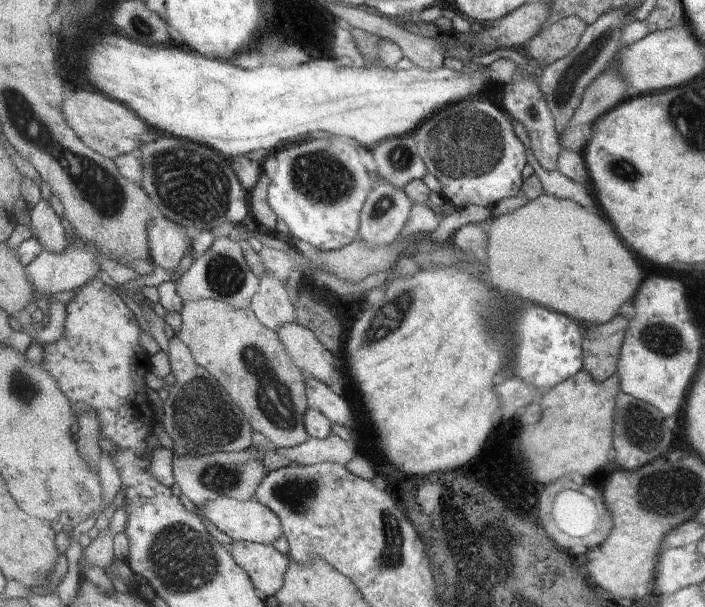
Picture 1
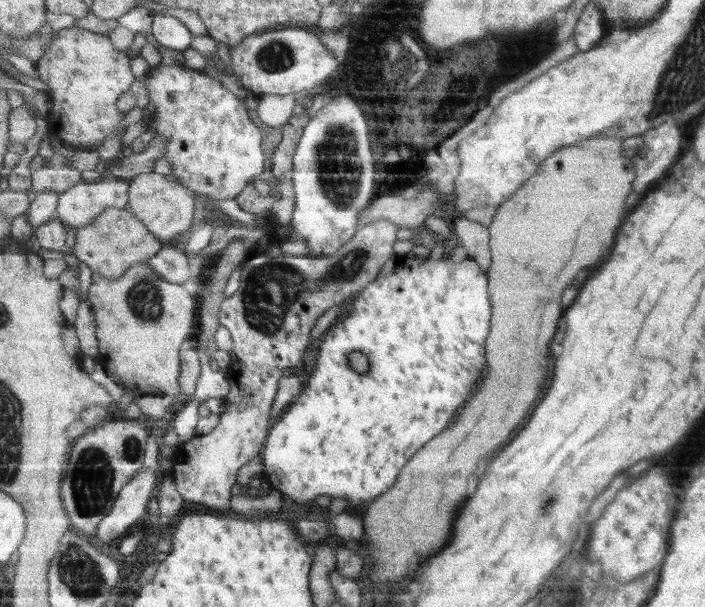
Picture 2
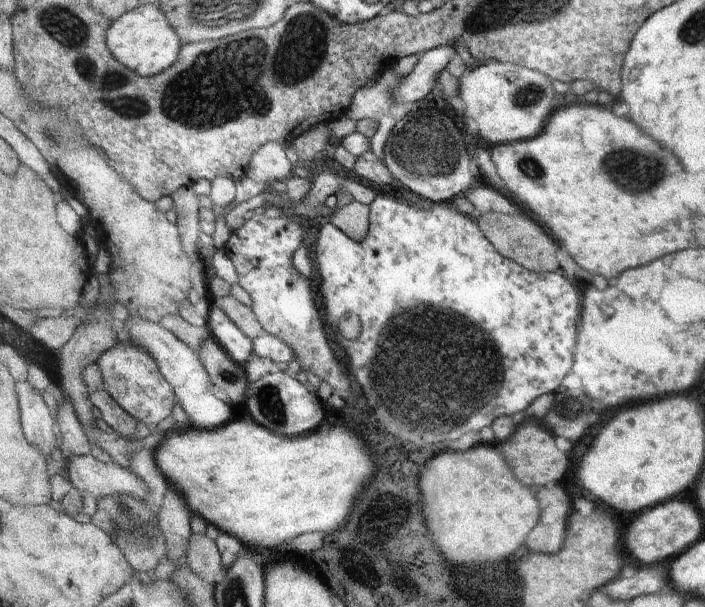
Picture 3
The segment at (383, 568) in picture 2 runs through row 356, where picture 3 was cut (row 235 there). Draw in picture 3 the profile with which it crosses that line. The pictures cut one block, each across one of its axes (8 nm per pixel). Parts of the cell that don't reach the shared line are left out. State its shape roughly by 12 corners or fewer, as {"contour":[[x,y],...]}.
{"contour":[[490,212],[477,220],[503,256],[530,271],[559,268],[560,248],[535,220]]}

